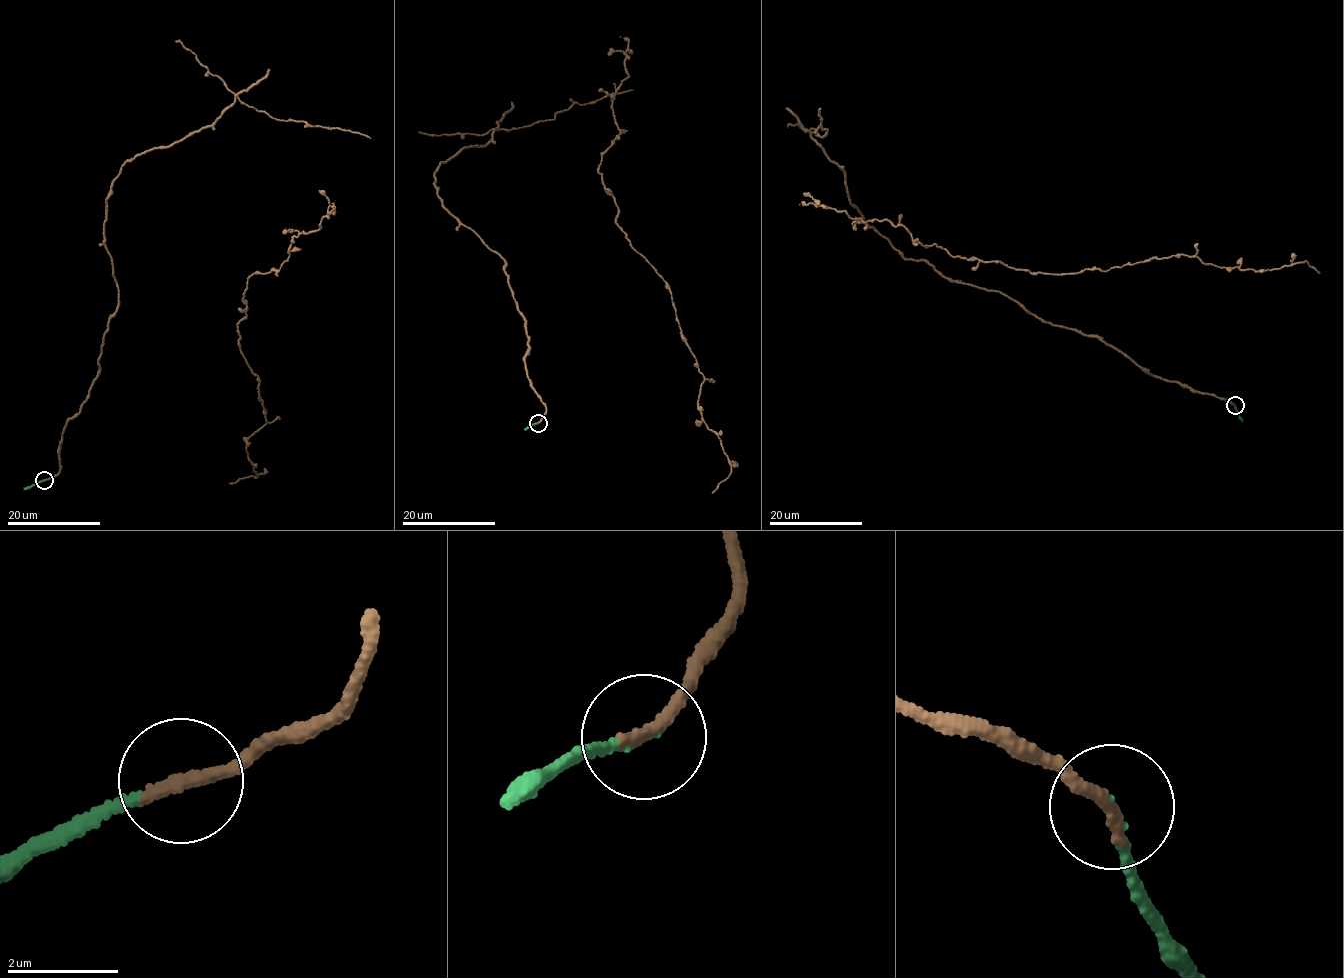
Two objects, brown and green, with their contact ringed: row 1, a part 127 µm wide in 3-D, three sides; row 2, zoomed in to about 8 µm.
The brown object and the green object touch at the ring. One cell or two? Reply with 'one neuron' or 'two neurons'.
one neuron

